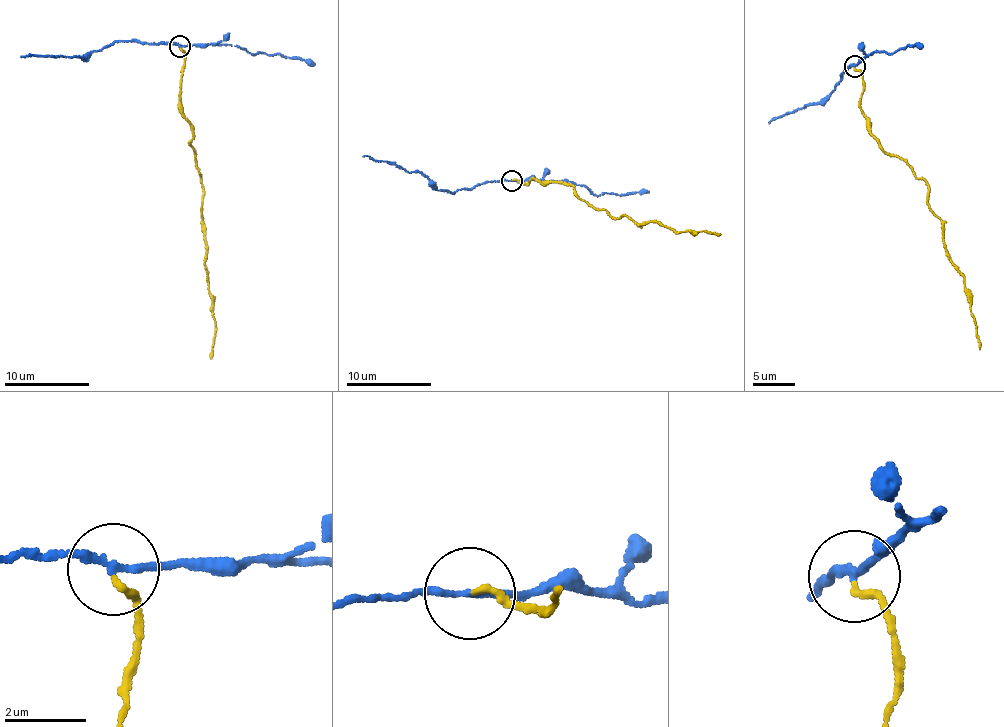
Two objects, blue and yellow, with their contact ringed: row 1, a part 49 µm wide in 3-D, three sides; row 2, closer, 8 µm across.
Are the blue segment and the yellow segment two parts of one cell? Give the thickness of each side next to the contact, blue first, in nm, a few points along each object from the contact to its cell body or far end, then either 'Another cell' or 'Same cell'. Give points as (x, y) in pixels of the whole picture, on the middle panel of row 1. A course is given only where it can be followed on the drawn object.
Thickness 160 nm (blue) against 160 nm. Course of blue: (511, 180), (451, 193), (433, 189), (427, 178), (418, 171), (404, 172), (394, 164), (363, 155). Course of yellow: (511, 180), (571, 186), (614, 218), (627, 215), (639, 224), (654, 220), (679, 232), (720, 233). Another cell

